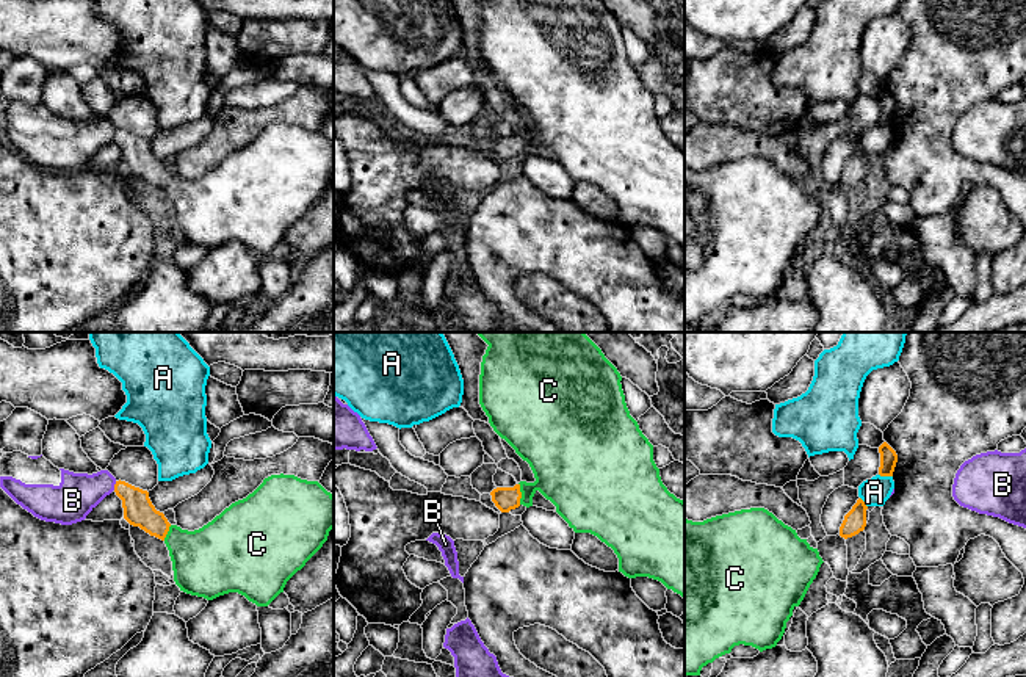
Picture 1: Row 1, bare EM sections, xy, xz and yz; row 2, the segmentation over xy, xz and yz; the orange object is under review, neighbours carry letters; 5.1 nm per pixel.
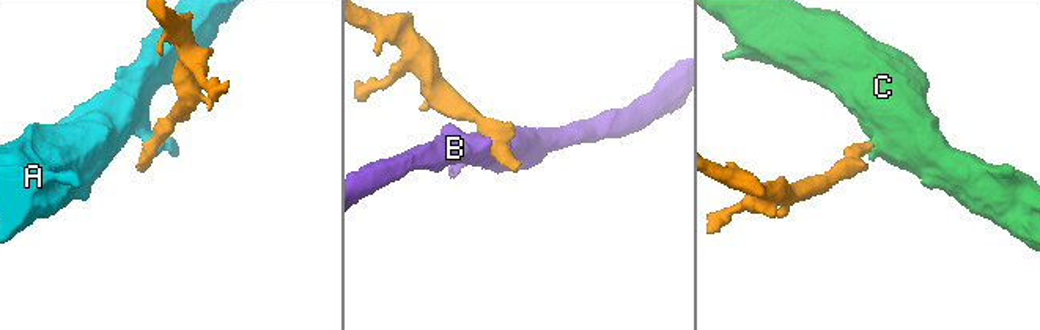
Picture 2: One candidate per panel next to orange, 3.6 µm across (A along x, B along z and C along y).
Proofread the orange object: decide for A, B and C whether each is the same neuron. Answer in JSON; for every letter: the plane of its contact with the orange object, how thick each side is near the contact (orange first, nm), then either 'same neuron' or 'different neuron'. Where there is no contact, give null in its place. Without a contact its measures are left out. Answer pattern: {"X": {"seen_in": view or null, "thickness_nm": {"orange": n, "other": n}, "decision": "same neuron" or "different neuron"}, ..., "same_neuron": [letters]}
{"A": {"seen_in": "yz", "thickness_nm": {"orange": 90, "other": 140}, "decision": "different neuron"}, "B": {"seen_in": "xy", "thickness_nm": {"orange": 160, "other": 220}, "decision": "different neuron"}, "C": {"seen_in": "xz", "thickness_nm": {"orange": 120, "other": 300}, "decision": "same neuron"}, "same_neuron": ["C"]}

